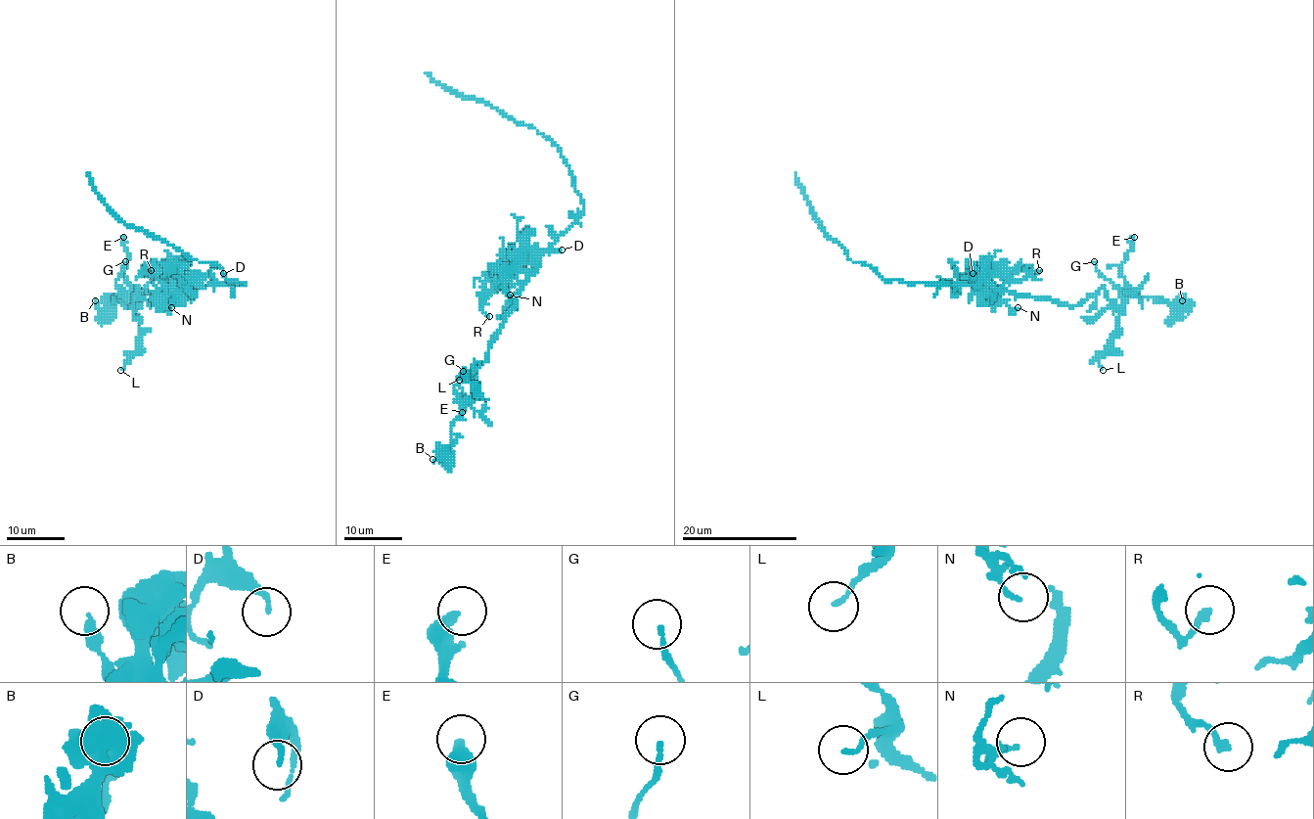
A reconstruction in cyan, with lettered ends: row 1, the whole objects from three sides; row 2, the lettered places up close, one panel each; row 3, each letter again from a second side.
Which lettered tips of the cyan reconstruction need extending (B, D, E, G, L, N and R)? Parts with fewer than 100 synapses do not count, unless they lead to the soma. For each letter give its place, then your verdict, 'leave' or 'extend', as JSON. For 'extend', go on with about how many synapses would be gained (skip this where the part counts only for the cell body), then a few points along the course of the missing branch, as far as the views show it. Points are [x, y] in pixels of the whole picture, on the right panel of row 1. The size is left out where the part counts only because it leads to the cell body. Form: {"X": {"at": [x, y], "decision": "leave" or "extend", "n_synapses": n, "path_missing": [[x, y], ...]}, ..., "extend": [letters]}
{"B": {"at": [1182, 300], "decision": "leave"}, "D": {"at": [973, 273], "decision": "leave"}, "E": {"at": [1134, 237], "decision": "leave"}, "G": {"at": [1094, 261], "decision": "leave"}, "L": {"at": [1103, 370], "decision": "leave"}, "N": {"at": [1018, 307], "decision": "leave"}, "R": {"at": [1039, 270], "decision": "leave"}, "extend": []}

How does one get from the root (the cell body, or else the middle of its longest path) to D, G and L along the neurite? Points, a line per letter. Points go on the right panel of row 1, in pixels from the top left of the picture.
D: (961, 285), (978, 286), (974, 267), (973, 273)
G: (961, 285), (991, 283), (1001, 291), (1072, 306), (1103, 289), (1119, 304), (1121, 294), (1094, 261)
L: (961, 285), (991, 283), (1001, 291), (1072, 306), (1103, 289), (1119, 312), (1112, 346), (1100, 360), (1103, 370)

